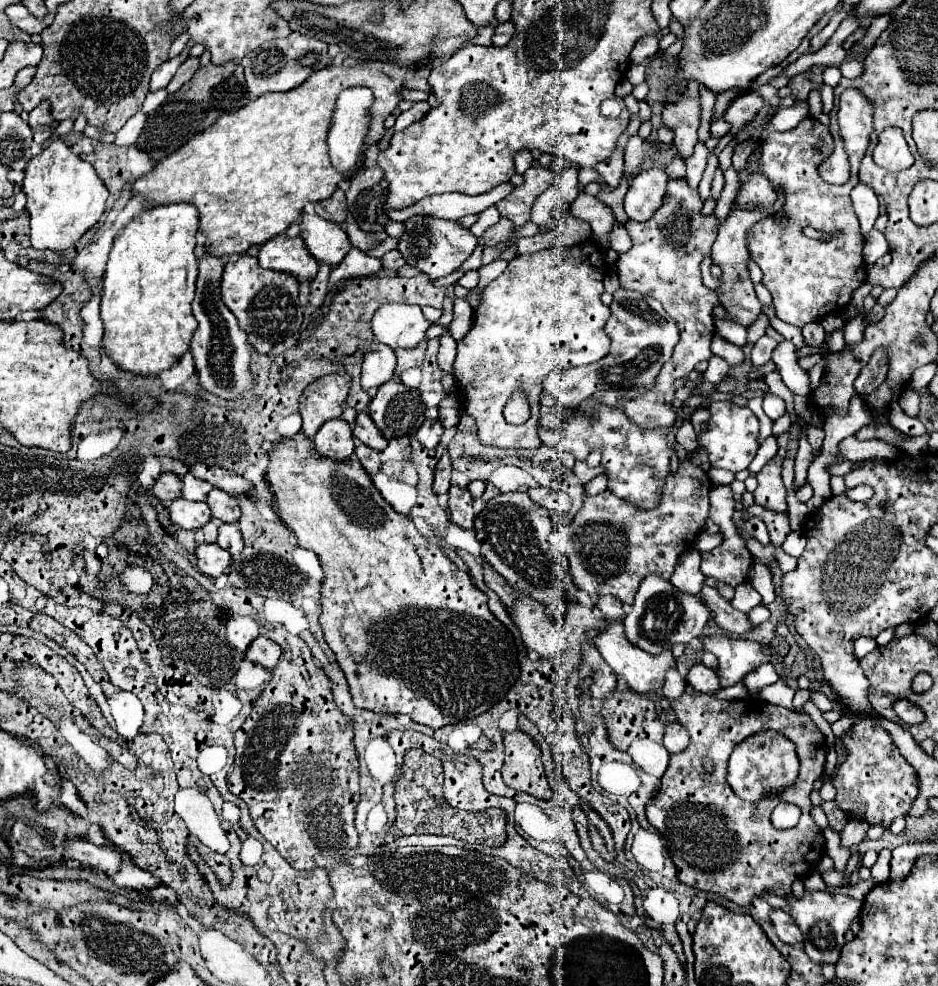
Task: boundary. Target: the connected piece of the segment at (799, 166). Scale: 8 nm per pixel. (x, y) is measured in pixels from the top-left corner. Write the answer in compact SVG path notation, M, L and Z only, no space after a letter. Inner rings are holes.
M848 88L840 96L838 126L844 150L850 162L850 178L842 186L822 184L818 176L818 162L826 160L832 152L832 136L828 126L816 118L802 120L794 130L774 132L758 142L760 170L770 180L774 190L784 190L784 216L786 224L774 224L772 218L760 220L748 230L748 252L762 270L762 284L774 298L776 316L788 324L802 328L804 324L818 322L822 316L840 312L852 298L852 292L866 282L866 262L862 258L862 232L858 216L852 210L850 190L859 183L859 166L864 158L870 134L874 130L872 104L858 90ZM806 226L832 234L830 242L810 240L802 234Z

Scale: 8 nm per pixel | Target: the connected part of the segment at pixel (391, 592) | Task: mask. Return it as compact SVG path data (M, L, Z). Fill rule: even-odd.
M298 432L292 438L276 440L270 454L268 454L268 462L270 464L266 468L266 480L268 480L268 486L274 494L276 516L296 534L298 544L302 548L314 550L320 556L322 570L324 570L324 584L322 584L322 592L320 592L322 594L322 598L320 598L320 604L322 604L320 624L324 628L324 638L326 638L330 650L336 654L336 662L340 664L342 672L346 674L354 704L358 708L378 712L378 714L408 714L414 722L426 724L436 730L446 724L472 720L472 718L480 716L482 712L486 712L488 708L492 708L496 702L500 702L500 698L504 698L504 694L508 692L508 688L512 688L512 682L516 682L518 674L520 674L518 650L516 650L514 638L508 632L508 628L488 610L486 594L480 592L470 582L468 572L460 570L454 562L450 562L446 558L446 554L440 550L440 546L426 546L426 538L416 530L412 520L404 514L398 514L396 510L392 510L392 506L388 506L388 502L384 502L384 498L380 496L380 492L376 490L376 486L372 484L370 476L366 474L366 470L360 466L358 460L336 462L330 458L324 458L314 450L312 440L306 438L302 432Z

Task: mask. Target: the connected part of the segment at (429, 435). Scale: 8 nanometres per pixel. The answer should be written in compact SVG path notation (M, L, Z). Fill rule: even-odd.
M426 420L426 422L420 426L416 438L420 440L422 446L426 446L426 448L434 448L434 446L440 442L442 432L444 432L444 426L442 426L440 420Z

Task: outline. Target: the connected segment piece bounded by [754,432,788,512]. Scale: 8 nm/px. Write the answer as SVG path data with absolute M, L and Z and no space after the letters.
M788 432L780 434L778 436L778 454L776 458L772 458L758 474L758 488L754 492L754 498L756 498L756 504L764 506L764 508L770 508L774 512L786 512L788 506L786 506L786 488L782 484L782 460L784 460L784 454L786 454L786 446L788 446Z

